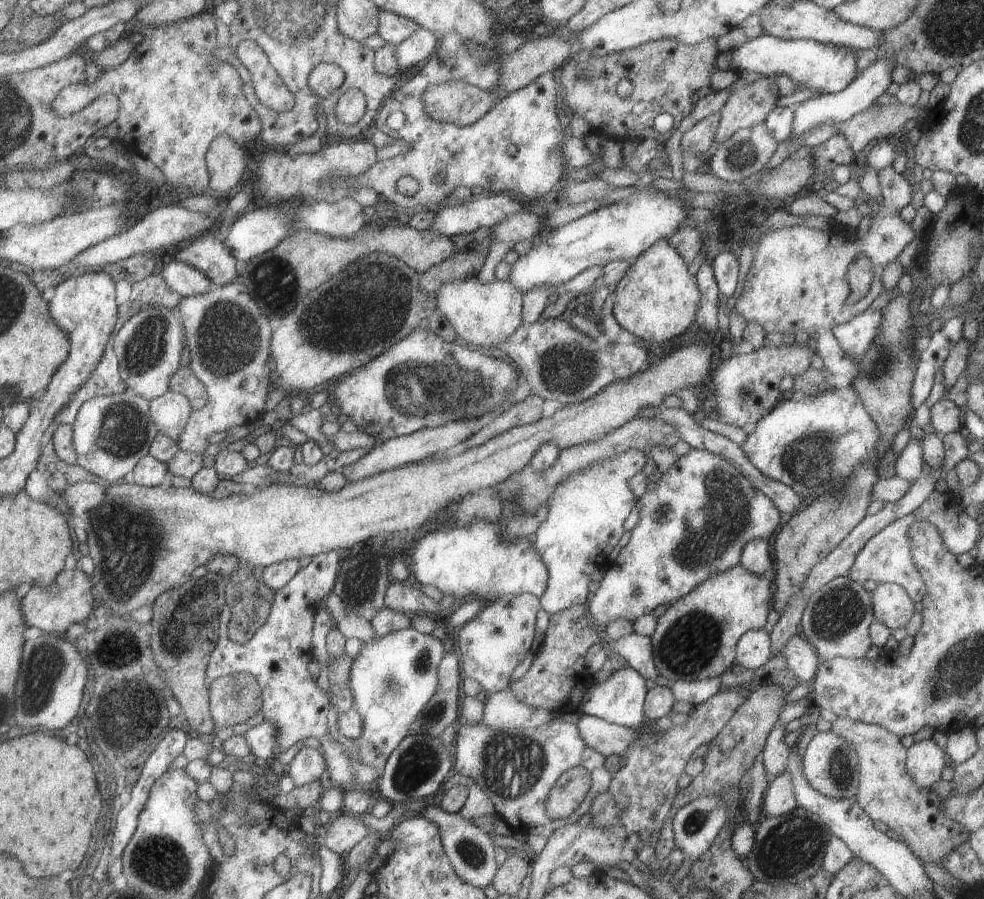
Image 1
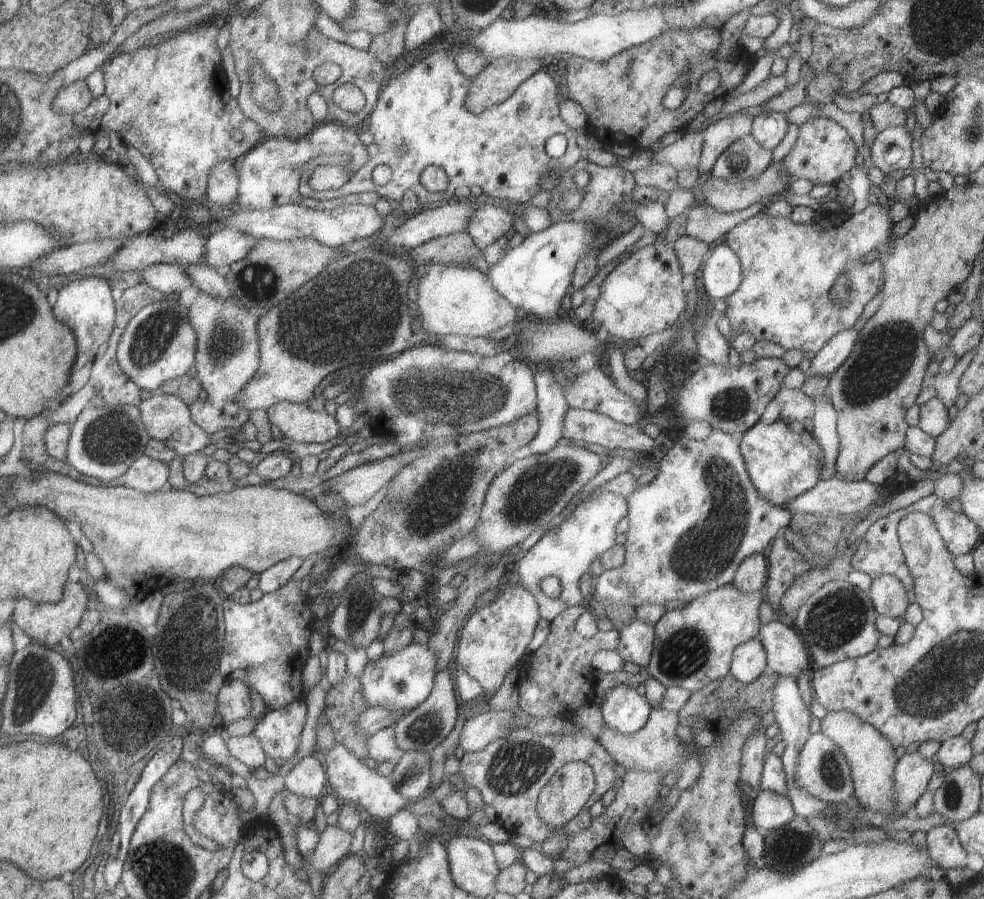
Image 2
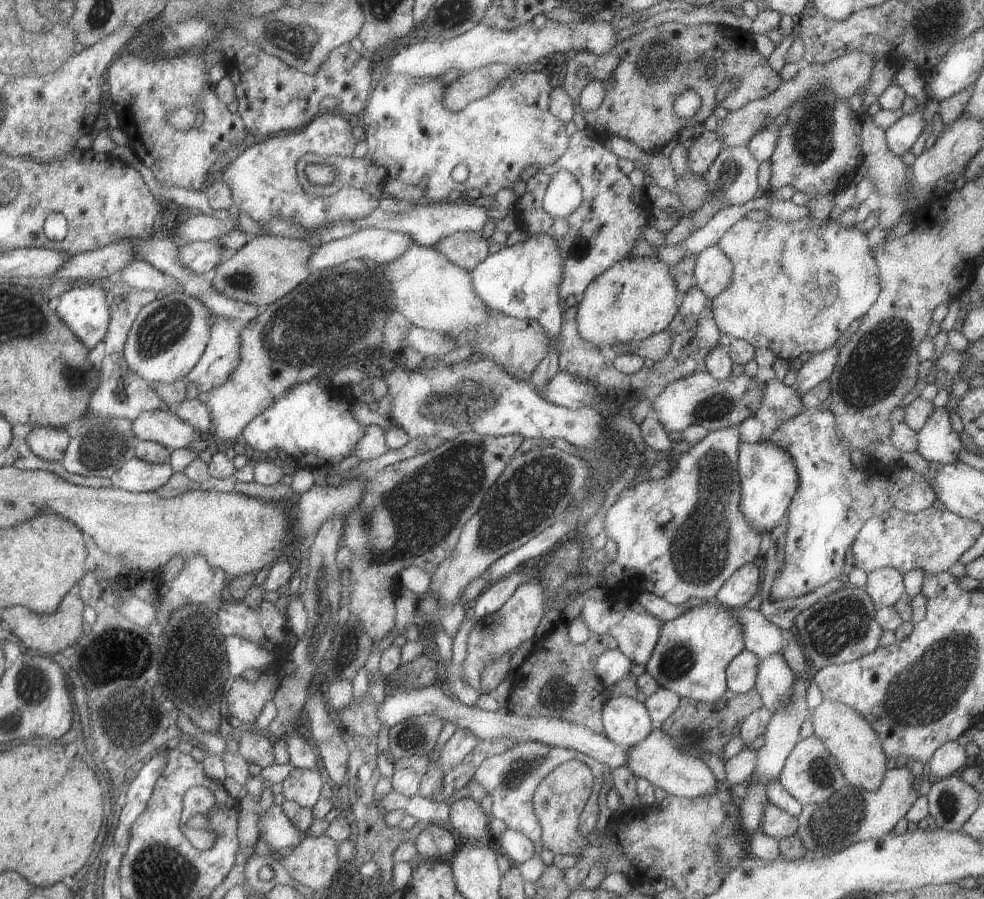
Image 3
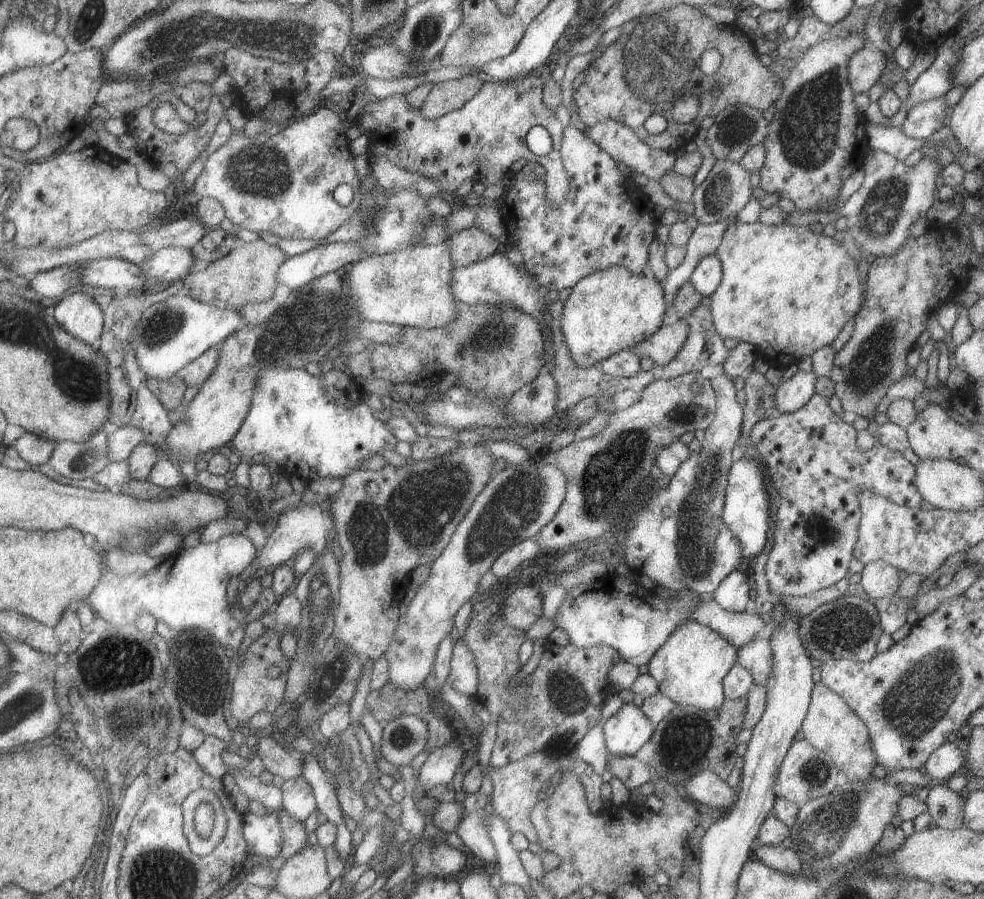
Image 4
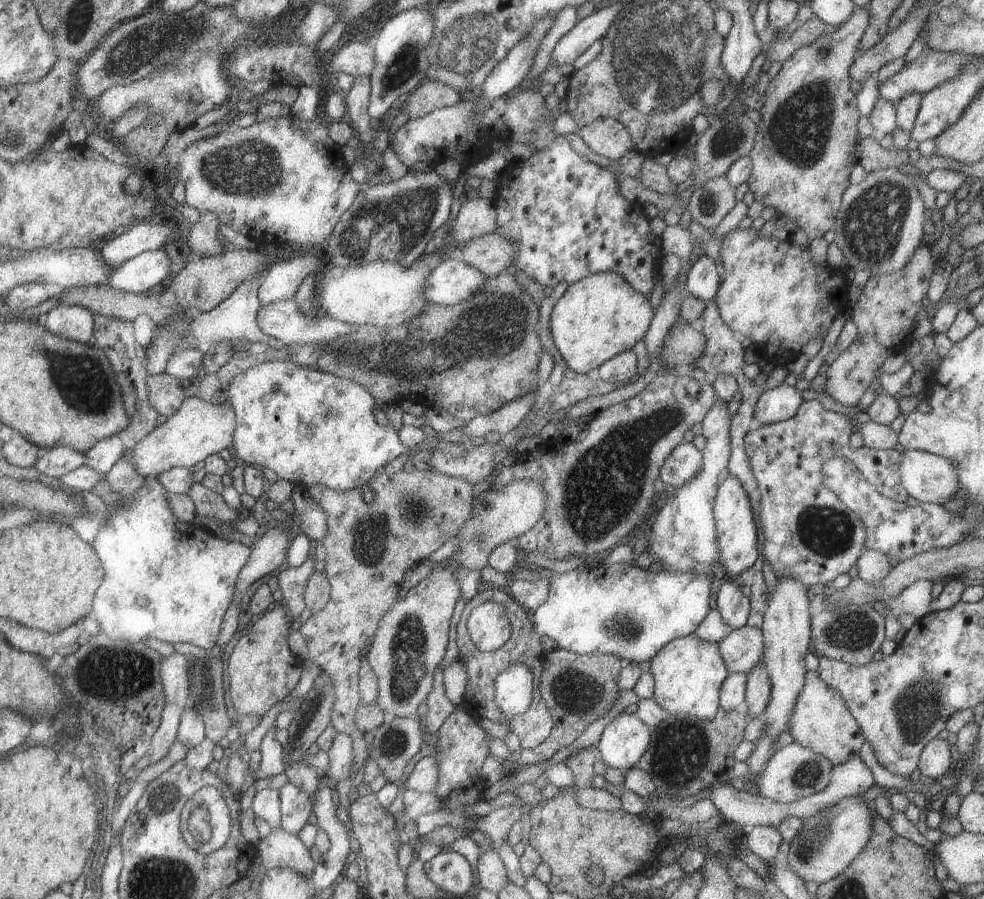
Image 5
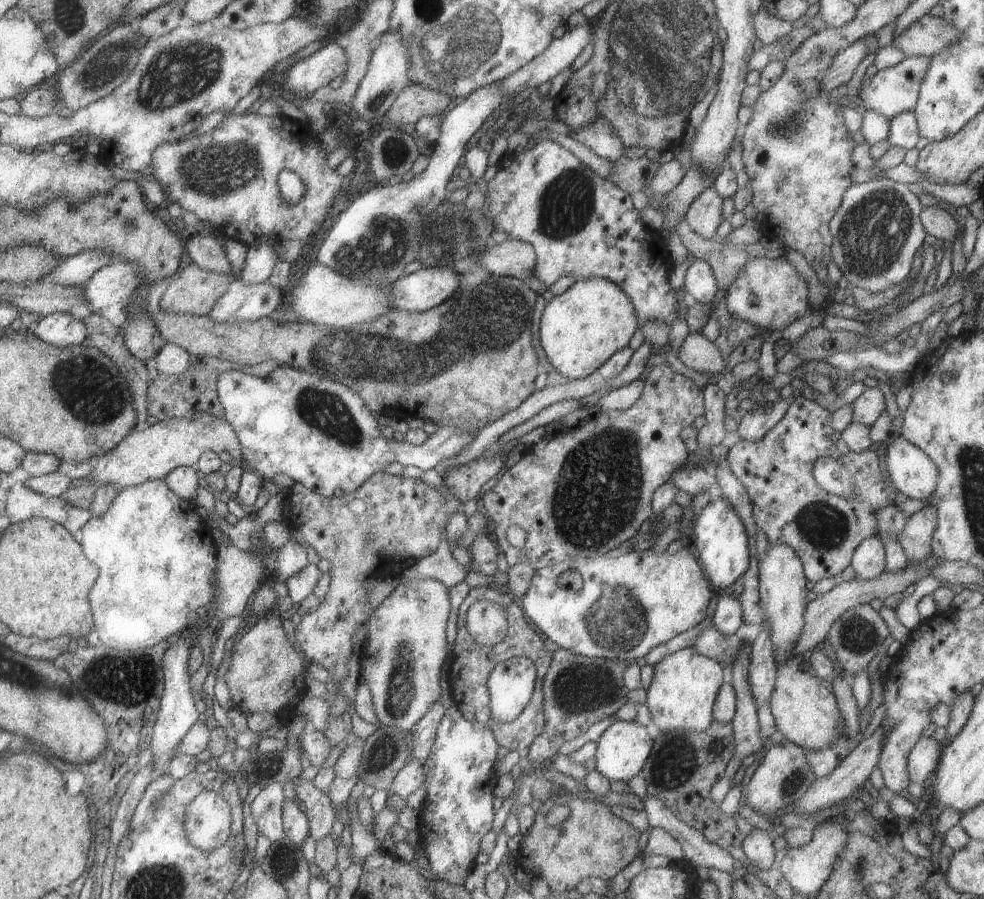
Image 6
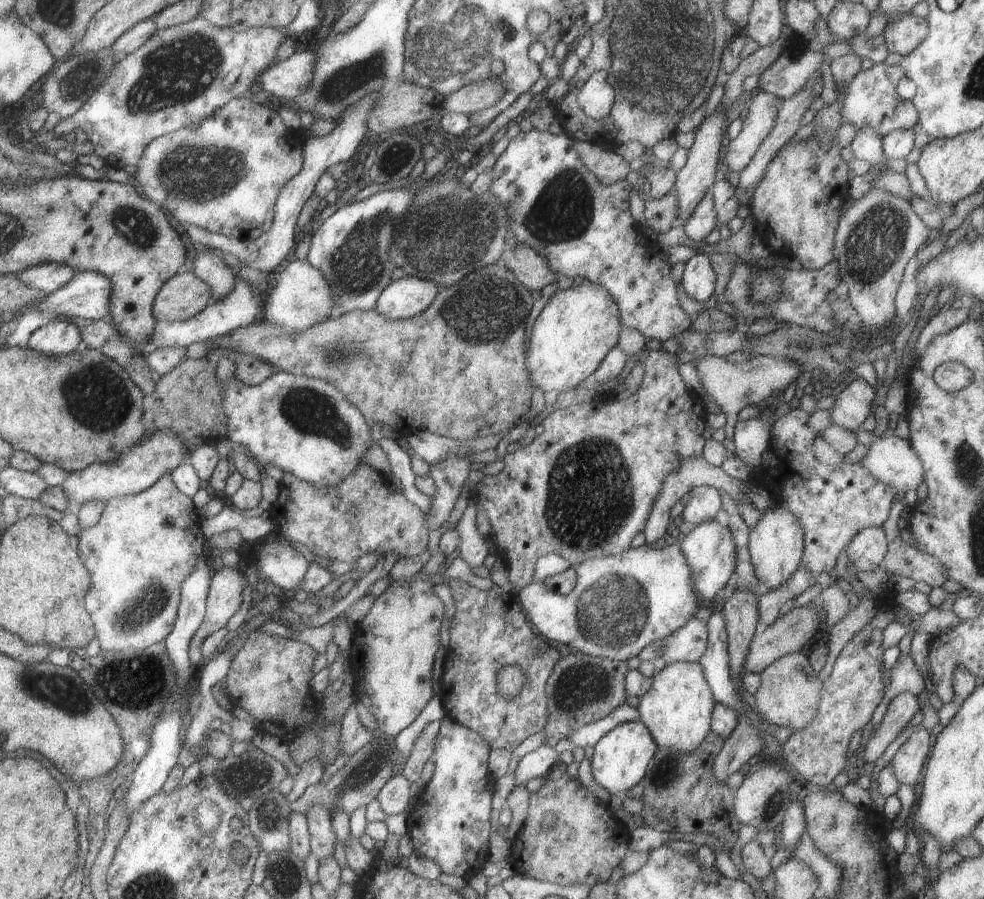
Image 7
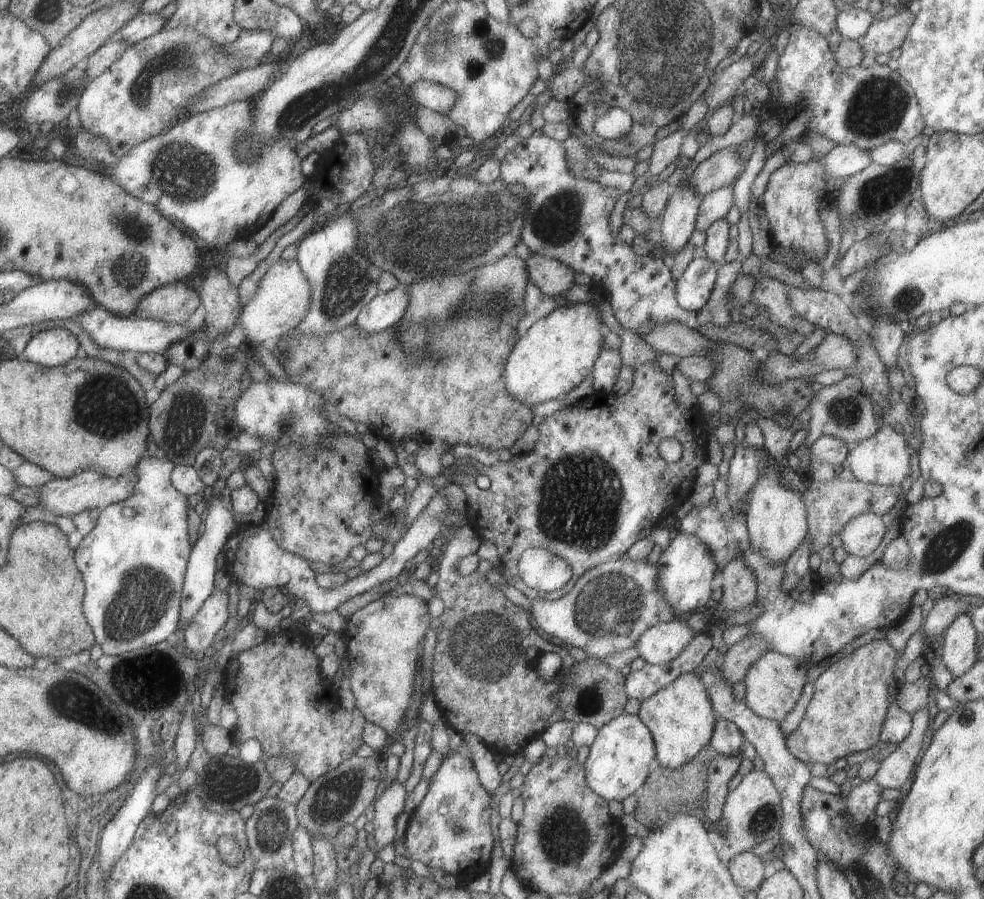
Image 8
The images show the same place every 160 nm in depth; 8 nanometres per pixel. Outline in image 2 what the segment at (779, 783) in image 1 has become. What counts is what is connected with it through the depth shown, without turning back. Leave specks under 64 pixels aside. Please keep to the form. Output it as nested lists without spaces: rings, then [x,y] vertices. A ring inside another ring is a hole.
[[[763,790],[759,791],[753,800],[751,820],[755,828],[762,833],[787,824],[794,816],[789,798],[781,794]]]

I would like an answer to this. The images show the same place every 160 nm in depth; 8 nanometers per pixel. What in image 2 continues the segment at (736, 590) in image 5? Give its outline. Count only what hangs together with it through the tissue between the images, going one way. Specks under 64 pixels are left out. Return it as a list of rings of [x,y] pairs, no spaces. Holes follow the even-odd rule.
[[[763,553],[751,554],[737,568],[731,586],[735,586],[743,594],[760,591],[766,585],[767,570],[768,562]]]

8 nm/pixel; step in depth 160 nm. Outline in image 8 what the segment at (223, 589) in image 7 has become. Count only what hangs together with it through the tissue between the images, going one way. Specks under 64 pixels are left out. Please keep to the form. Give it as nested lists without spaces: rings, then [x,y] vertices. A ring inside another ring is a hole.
[[[214,588],[211,594],[202,602],[201,608],[188,622],[184,630],[184,647],[187,652],[208,652],[213,646],[215,632],[222,628],[228,619],[227,593]]]

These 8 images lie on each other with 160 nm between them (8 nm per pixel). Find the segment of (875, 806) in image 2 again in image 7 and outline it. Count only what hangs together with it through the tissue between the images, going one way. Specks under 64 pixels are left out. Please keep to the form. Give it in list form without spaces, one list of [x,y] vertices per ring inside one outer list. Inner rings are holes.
[[[797,651],[784,654],[760,673],[760,685],[750,702],[754,702],[762,717],[772,725],[785,727],[791,733],[805,728],[816,715],[822,681],[811,668],[808,658]]]

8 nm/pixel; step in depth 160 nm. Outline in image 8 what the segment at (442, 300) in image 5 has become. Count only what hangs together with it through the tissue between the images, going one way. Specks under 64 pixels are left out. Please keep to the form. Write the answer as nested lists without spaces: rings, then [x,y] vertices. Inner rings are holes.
[[[397,285],[393,290],[379,291],[355,317],[361,330],[373,334],[400,322],[408,307],[406,285]]]

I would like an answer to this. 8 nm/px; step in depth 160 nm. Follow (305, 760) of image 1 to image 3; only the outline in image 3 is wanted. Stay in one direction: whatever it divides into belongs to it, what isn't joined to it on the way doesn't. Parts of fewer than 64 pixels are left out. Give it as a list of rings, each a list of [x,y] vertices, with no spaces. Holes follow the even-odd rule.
[[[292,767],[281,784],[283,797],[298,806],[311,809],[320,798],[322,785],[318,770]]]

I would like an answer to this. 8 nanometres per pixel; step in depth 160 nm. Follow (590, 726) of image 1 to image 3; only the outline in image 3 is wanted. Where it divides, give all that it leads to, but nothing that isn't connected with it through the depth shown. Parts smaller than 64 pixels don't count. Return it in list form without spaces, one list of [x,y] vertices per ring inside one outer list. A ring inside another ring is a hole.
[[[653,725],[649,736],[639,744],[626,748],[626,752],[627,769],[635,777],[645,779],[649,784],[663,789],[669,795],[695,798],[711,794],[721,786],[702,760],[683,754],[679,750],[679,744],[675,744],[673,738],[667,738],[667,734],[659,725]]]

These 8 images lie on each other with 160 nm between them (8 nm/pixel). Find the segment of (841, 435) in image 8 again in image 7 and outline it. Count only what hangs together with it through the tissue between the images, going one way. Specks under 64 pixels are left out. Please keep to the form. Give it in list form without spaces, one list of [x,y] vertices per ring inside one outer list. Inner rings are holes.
[[[857,378],[836,396],[833,408],[829,410],[832,424],[856,432],[863,420],[873,414],[873,400],[877,400],[873,387]]]

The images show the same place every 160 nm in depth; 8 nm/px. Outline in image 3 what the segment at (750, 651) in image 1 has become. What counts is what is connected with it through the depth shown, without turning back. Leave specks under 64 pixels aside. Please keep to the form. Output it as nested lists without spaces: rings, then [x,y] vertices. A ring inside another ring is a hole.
[[[749,650],[739,652],[725,668],[726,690],[734,694],[744,694],[754,688],[757,659]]]

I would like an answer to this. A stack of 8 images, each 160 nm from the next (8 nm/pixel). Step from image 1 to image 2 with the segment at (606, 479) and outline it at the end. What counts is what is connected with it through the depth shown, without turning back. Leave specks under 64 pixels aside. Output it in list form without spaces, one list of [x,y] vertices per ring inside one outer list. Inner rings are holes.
[[[609,492],[586,494],[573,504],[573,510],[556,528],[541,536],[529,550],[519,555],[514,564],[519,584],[535,598],[540,618],[551,622],[557,614],[571,606],[583,605],[584,597],[579,591],[579,579],[590,573],[590,564],[614,545],[615,525],[627,514],[625,497]],[[543,578],[554,578],[561,584],[557,598],[547,598],[540,590]]]

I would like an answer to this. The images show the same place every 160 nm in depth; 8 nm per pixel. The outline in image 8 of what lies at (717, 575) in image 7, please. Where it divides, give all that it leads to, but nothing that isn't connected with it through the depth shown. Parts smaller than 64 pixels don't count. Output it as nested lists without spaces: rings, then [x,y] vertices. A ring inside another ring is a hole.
[[[678,532],[657,559],[657,564],[657,586],[660,593],[663,593],[667,599],[668,605],[671,606],[675,618],[683,612],[689,612],[710,603],[711,580],[717,570],[716,561],[708,546],[695,535]]]

